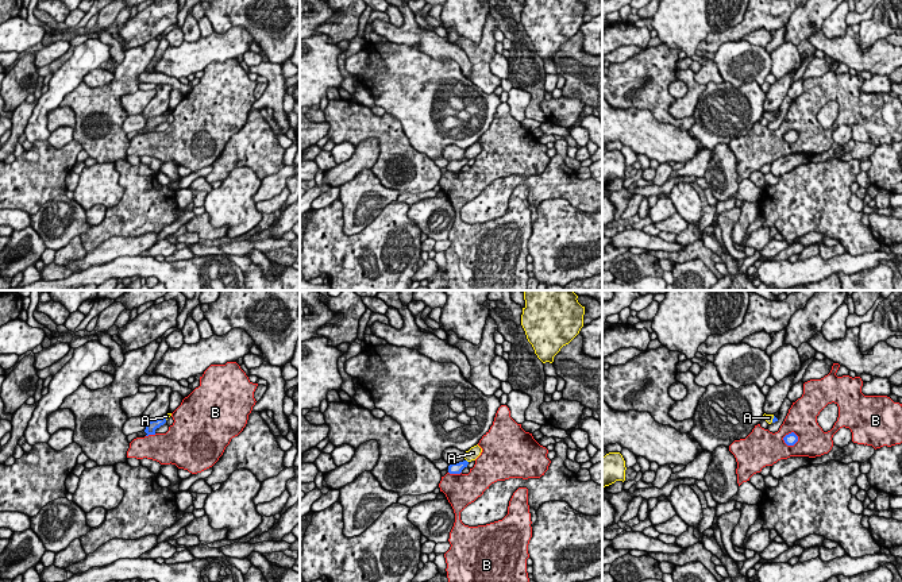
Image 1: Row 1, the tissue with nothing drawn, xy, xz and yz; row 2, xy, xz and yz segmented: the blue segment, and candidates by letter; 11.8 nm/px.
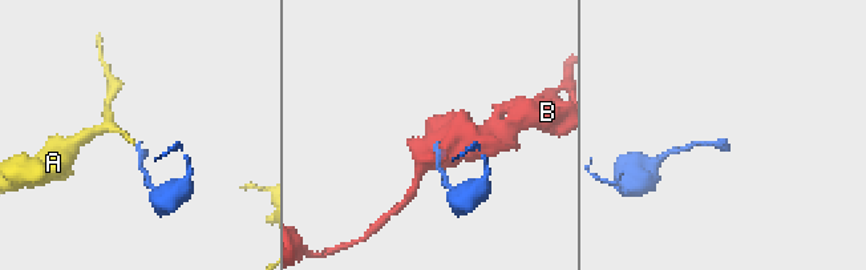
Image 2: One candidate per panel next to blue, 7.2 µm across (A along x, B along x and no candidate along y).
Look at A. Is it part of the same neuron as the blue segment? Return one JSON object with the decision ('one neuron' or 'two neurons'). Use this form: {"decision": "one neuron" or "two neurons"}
{"decision": "one neuron"}

